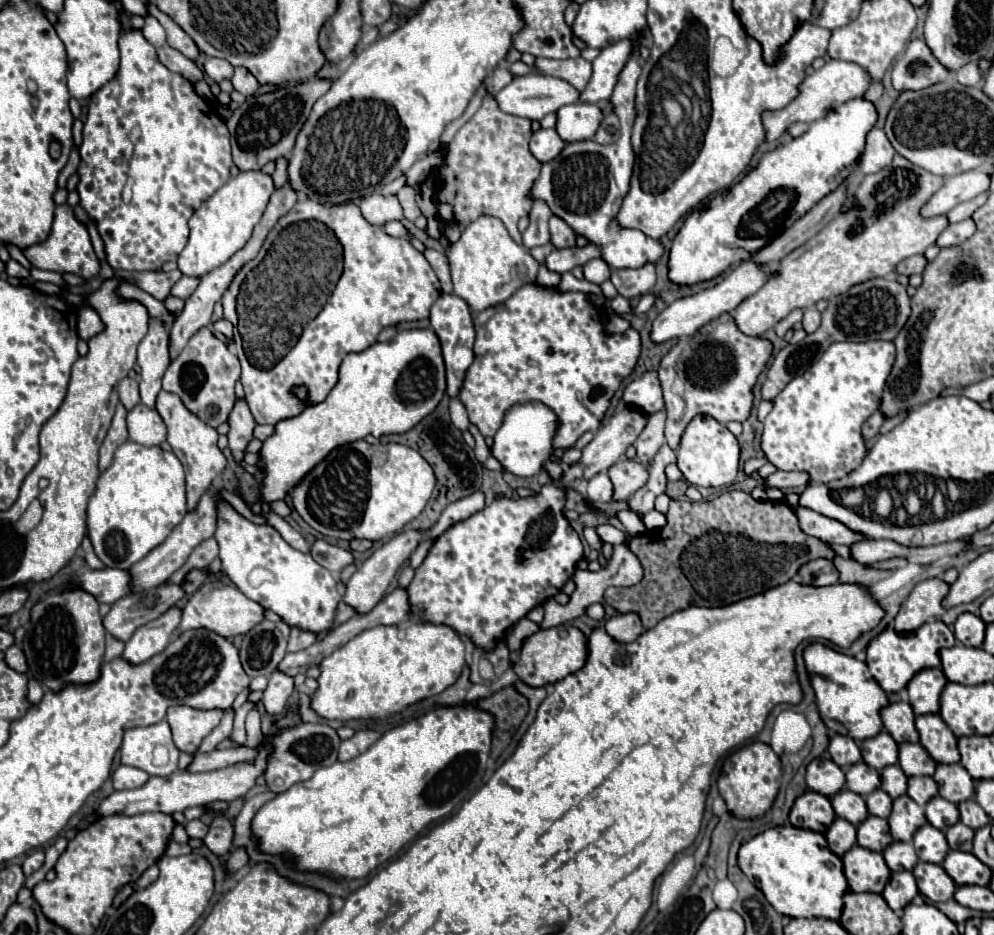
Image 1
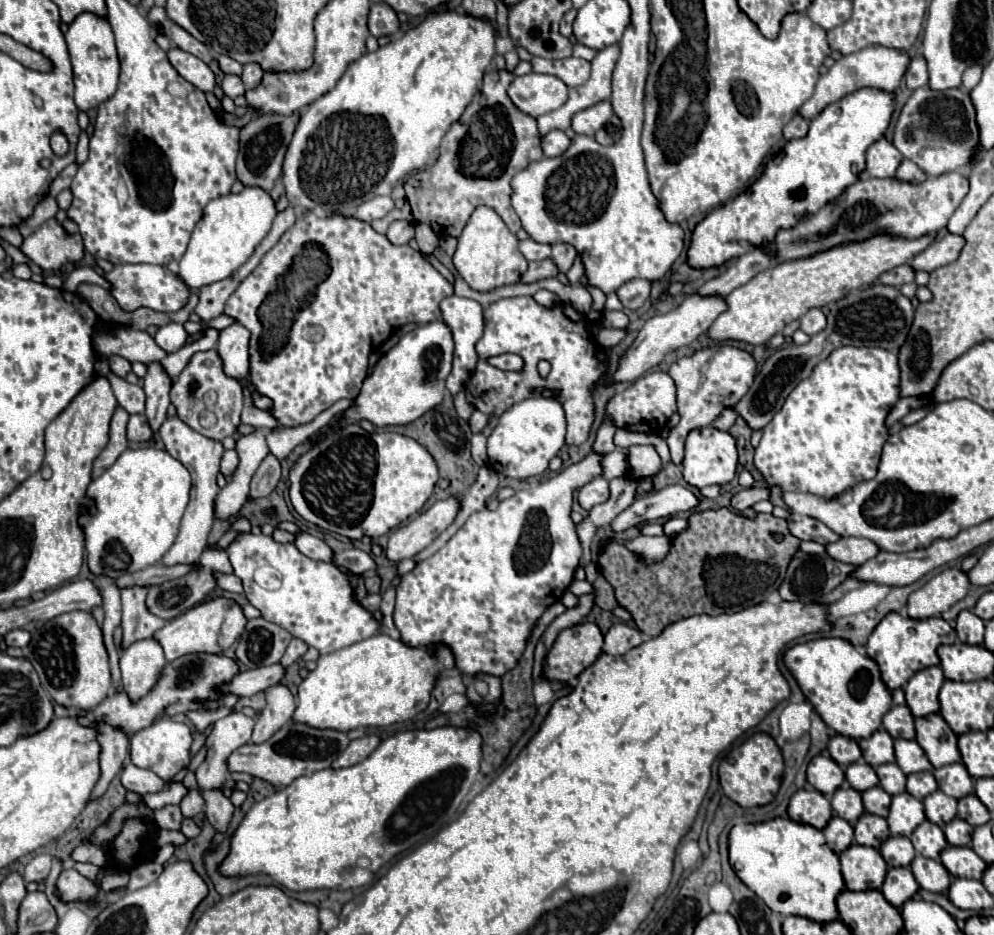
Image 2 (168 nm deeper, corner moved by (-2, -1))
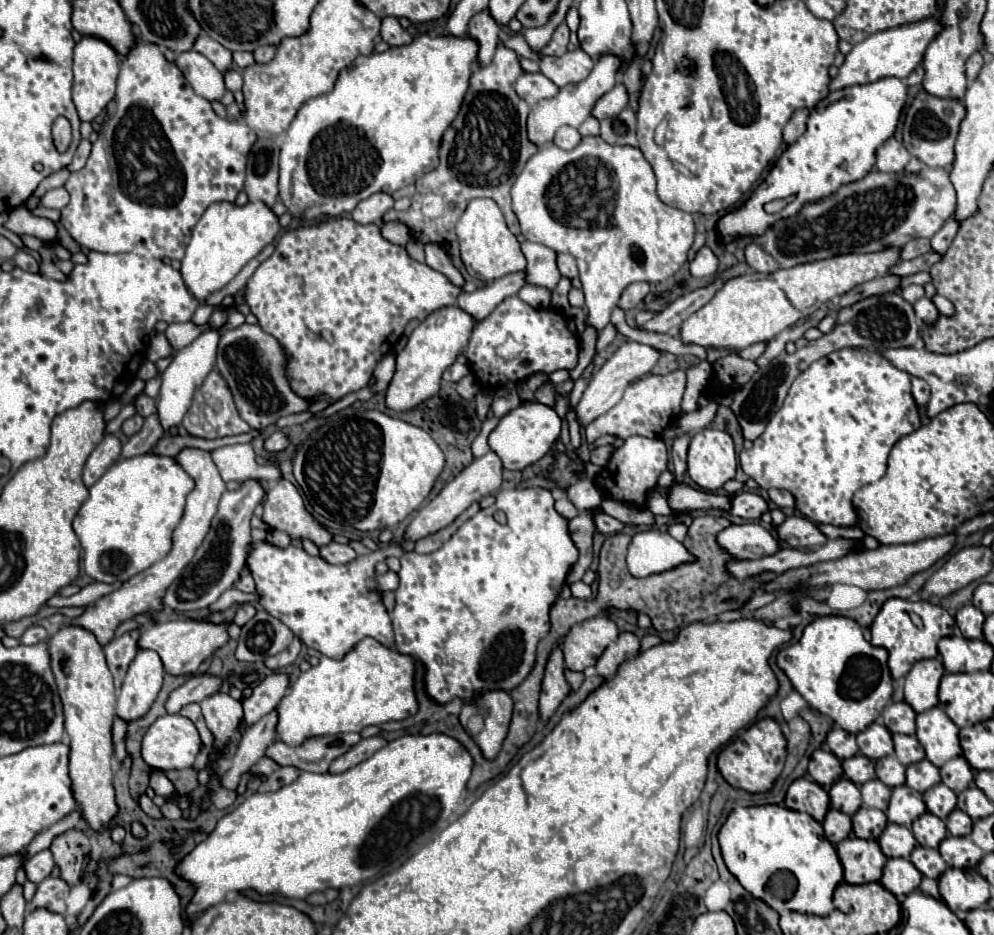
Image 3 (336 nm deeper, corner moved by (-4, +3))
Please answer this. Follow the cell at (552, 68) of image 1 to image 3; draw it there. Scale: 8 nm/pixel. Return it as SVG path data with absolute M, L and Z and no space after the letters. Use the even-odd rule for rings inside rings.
M575 49L575 51L567 51L561 57L543 57L539 65L541 65L541 73L547 79L551 79L557 87L563 87L585 79L593 69L595 59L581 49Z

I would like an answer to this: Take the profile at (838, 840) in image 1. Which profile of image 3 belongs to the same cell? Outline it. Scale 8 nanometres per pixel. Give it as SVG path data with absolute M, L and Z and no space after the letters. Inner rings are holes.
M829 809L829 815L825 815L823 819L823 829L825 829L825 837L831 843L839 843L841 839L851 835L851 817L837 809Z

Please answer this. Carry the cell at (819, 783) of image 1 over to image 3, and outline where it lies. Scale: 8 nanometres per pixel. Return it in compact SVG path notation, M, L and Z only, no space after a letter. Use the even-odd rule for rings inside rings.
M817 749L813 755L811 755L811 761L809 761L809 777L819 783L821 787L825 787L825 791L829 791L829 787L843 777L843 769L841 769L841 761L829 753L829 751L823 751L823 749Z

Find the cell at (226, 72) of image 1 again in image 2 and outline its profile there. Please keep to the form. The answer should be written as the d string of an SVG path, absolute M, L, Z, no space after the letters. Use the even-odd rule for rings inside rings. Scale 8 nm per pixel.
M219 55L217 57L217 63L219 63L219 69L223 71L223 73L231 73L231 75L241 75L241 65L237 63L237 61L233 61L231 57L227 57L227 55Z

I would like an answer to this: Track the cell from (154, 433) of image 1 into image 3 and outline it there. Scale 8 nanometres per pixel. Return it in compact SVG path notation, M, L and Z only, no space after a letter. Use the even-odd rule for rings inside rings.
M135 415L135 417L131 417L131 419L127 419L127 421L123 423L121 431L123 431L127 437L131 437L131 435L135 435L135 433L141 429L141 425L143 425L143 417L141 417L141 415Z

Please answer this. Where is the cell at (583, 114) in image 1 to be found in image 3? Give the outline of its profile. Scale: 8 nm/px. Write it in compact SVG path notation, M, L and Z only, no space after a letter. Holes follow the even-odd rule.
M619 81L609 93L605 93L593 109L593 117L597 117L599 121L605 117L615 117L617 113L621 113L625 107L629 105L629 93L625 91L625 83Z

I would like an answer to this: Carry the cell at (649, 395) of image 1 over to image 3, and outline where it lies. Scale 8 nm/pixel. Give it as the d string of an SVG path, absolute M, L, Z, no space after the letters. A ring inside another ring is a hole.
M673 371L669 375L645 375L639 381L633 381L623 399L609 409L605 415L597 417L585 429L587 443L593 443L601 435L613 435L617 439L627 439L631 435L641 437L661 437L671 421L681 413L681 399L685 391L685 371Z

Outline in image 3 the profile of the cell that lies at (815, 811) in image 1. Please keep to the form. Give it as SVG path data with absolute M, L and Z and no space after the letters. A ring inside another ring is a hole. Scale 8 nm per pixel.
M801 777L789 785L785 795L785 805L789 809L809 813L813 819L821 821L829 811L829 795L815 781Z

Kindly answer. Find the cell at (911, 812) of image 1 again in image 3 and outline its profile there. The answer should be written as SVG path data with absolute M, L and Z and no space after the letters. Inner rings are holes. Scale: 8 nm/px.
M907 785L893 789L889 809L887 809L887 819L891 823L909 827L909 823L913 823L913 819L917 819L925 811L927 811L927 807L925 807L923 795L919 791L913 791Z

